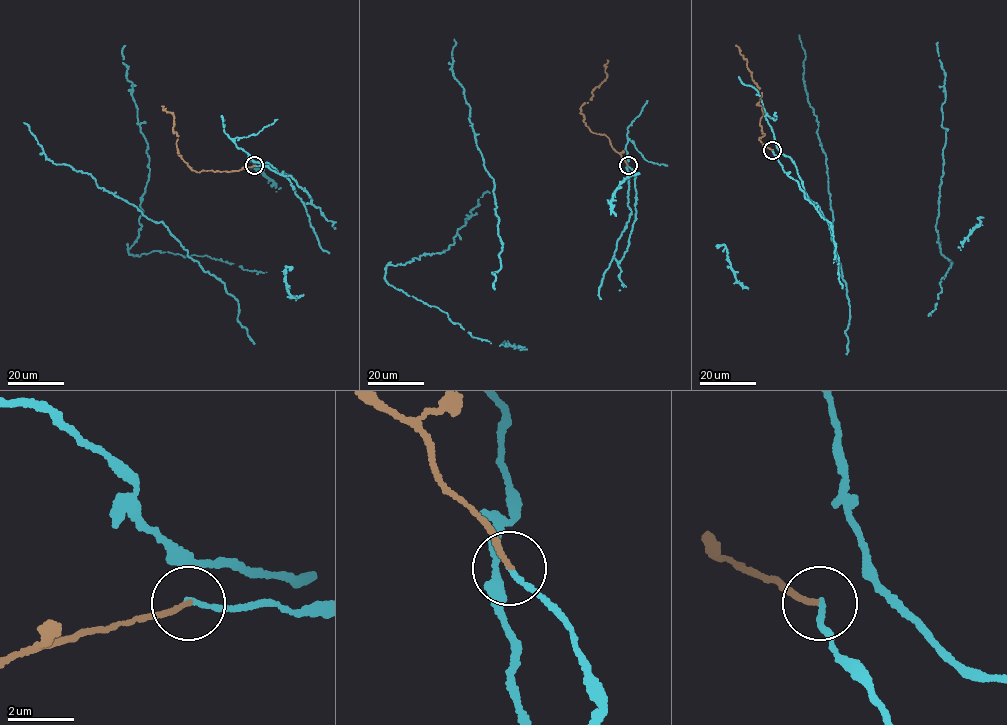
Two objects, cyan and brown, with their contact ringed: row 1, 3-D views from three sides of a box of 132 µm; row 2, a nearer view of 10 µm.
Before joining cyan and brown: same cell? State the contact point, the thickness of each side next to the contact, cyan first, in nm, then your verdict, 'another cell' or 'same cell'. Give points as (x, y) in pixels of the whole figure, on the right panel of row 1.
place (772, 150); calibres 100 and 150 nm; same cell

